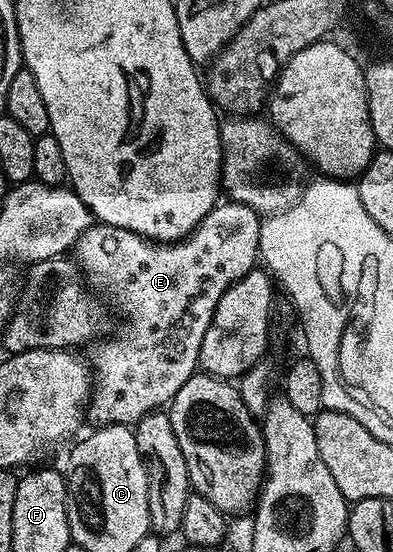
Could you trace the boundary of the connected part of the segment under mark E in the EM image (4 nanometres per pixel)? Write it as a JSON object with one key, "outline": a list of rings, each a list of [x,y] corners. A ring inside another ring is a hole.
{"outline":[[[220,201],[188,236],[174,243],[157,243],[130,229],[99,221],[93,222],[86,233],[78,237],[74,248],[76,266],[83,273],[89,288],[109,304],[112,302],[124,318],[116,339],[106,340],[92,359],[95,383],[86,404],[86,415],[89,420],[93,419],[93,424],[101,427],[108,427],[111,423],[135,425],[143,415],[171,404],[178,389],[191,375],[197,374],[202,337],[212,320],[213,309],[229,285],[257,264],[260,221],[261,216],[254,209],[241,203]]]}

